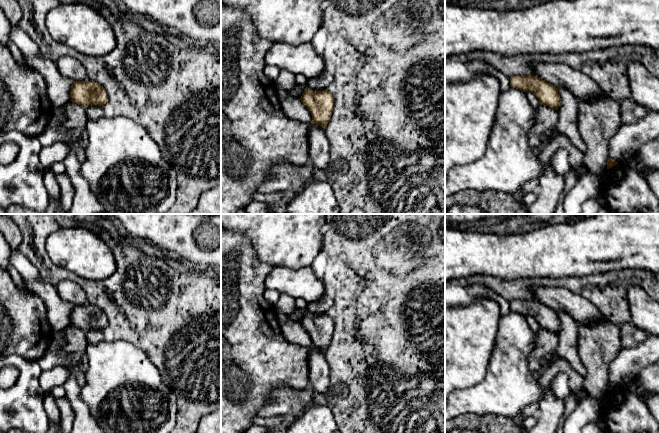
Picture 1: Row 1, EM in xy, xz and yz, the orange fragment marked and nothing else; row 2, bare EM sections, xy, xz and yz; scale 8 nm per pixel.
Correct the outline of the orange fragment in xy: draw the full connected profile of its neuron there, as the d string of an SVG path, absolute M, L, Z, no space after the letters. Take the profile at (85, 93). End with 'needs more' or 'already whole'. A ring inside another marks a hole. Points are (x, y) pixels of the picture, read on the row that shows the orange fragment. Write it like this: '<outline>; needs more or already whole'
M73 81L71 101L64 110L63 126L68 129L86 130L87 115L85 108L90 105L104 106L108 102L105 88L94 81Z; needs more

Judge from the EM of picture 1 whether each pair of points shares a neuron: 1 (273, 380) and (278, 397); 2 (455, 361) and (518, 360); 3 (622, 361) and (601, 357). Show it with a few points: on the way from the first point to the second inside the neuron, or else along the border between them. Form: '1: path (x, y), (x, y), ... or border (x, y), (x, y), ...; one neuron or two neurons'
1: border (299, 388), (279, 386), (260, 406); two neurons
2: border (497, 338), (490, 354), (485, 376), (479, 382); two neurons
3: border (621, 349), (609, 366), (608, 380); two neurons

